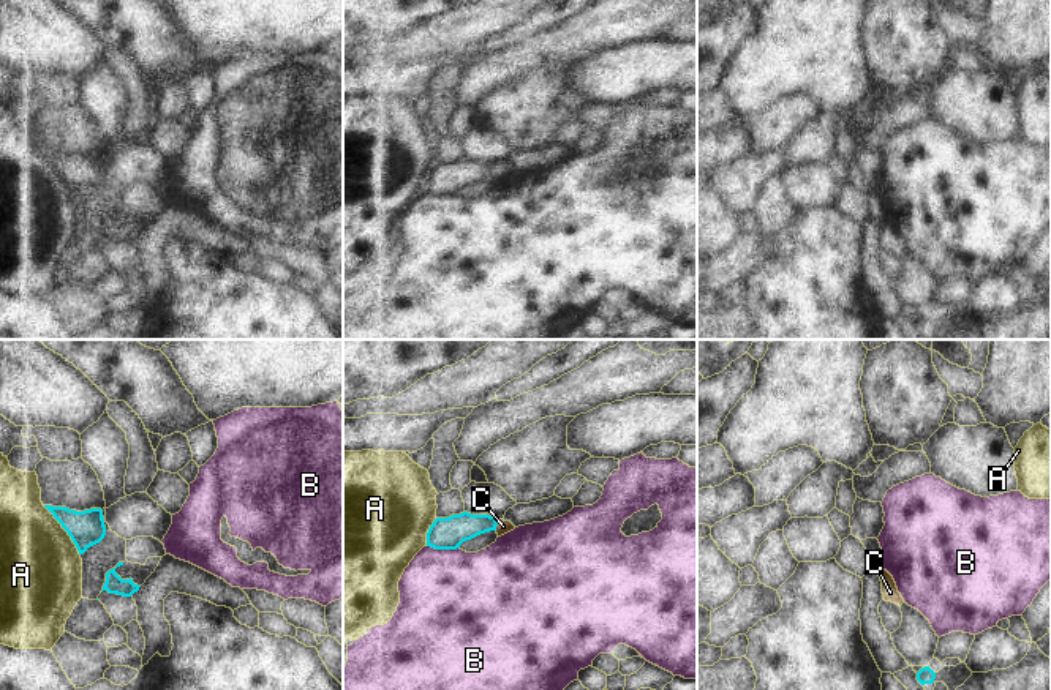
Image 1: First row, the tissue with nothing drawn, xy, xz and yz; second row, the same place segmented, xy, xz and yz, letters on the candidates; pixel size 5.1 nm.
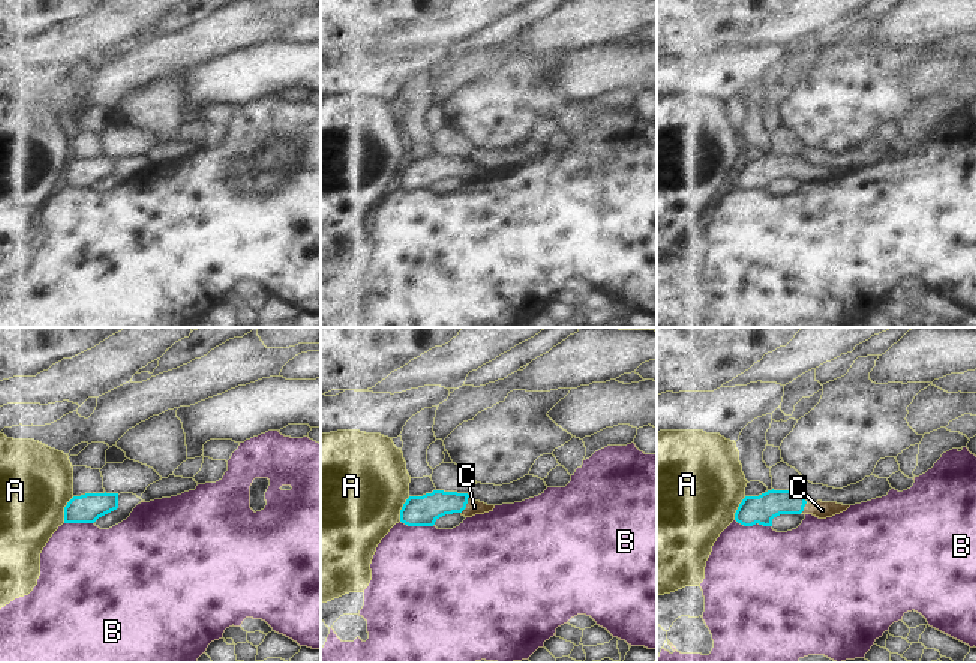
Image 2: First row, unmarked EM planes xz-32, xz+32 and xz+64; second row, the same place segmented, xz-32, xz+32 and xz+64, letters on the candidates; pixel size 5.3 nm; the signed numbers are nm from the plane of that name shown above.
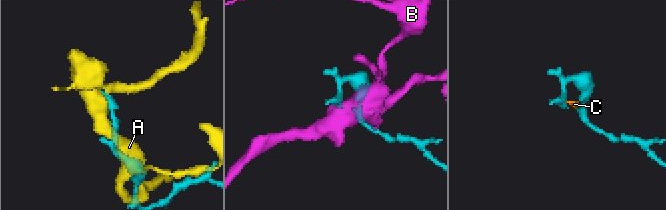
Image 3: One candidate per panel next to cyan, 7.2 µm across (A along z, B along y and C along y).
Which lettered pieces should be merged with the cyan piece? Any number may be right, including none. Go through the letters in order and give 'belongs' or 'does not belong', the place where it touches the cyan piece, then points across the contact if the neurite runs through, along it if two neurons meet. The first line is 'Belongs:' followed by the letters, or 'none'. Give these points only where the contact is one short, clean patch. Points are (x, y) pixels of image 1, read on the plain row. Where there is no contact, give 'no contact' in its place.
Belongs: C
A: does not belong | xy (65, 176)
B: does not belong | xz (443, 194)
C: belongs | xz (497, 171) | across xz (449, 179), (463, 172), (497, 171), (503, 172)

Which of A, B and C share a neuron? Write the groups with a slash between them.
A / B / C

